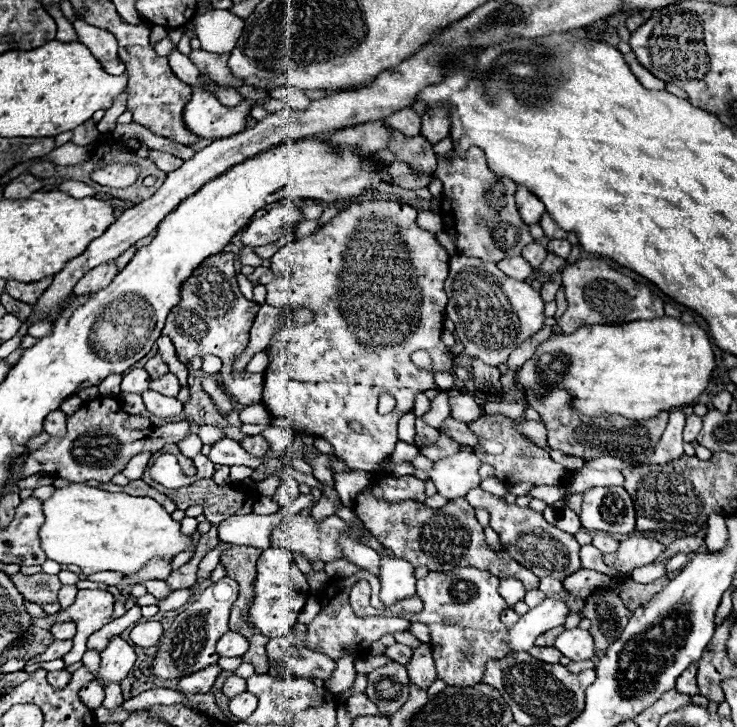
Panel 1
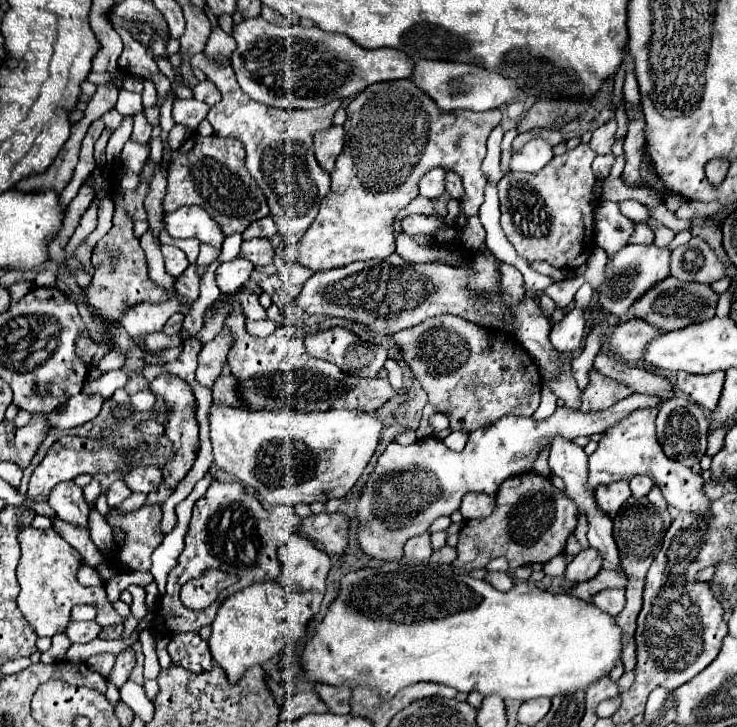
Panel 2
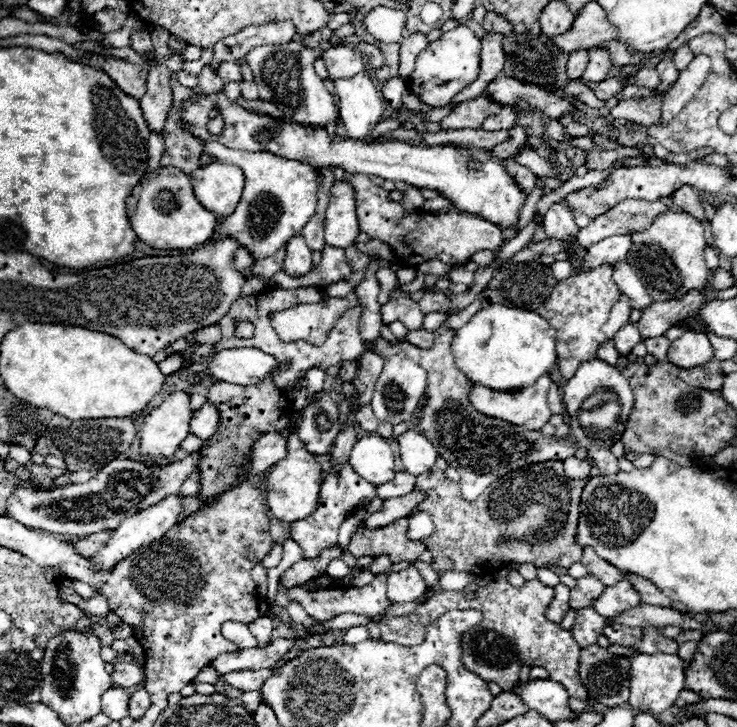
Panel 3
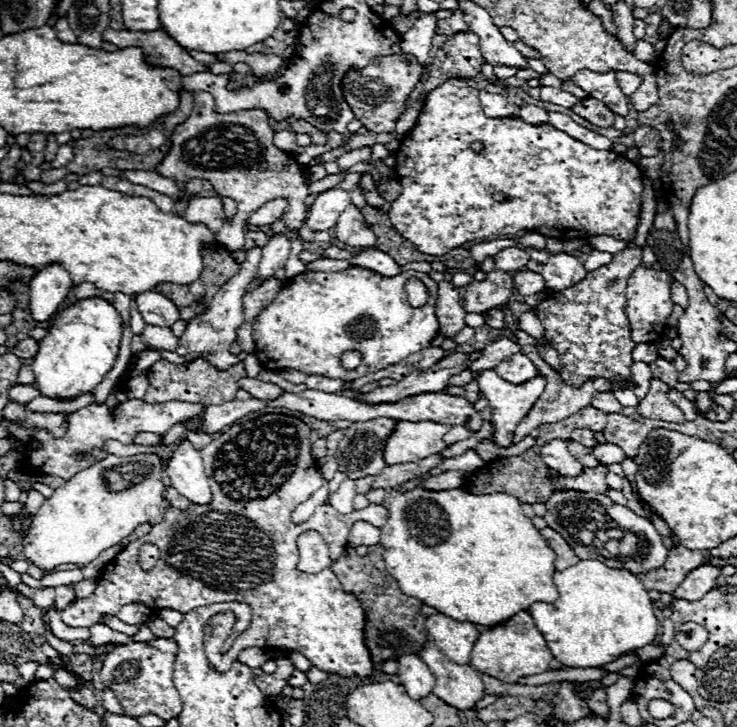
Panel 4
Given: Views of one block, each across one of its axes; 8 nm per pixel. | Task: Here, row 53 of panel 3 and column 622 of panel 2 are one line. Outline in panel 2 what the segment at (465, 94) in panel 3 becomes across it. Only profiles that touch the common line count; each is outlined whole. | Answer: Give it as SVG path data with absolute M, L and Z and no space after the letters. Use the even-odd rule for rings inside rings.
M626 480L614 482L610 486L598 486L598 490L594 490L594 500L598 508L610 518L614 518L614 514L618 512L622 502L626 502L626 498L630 498L630 486Z

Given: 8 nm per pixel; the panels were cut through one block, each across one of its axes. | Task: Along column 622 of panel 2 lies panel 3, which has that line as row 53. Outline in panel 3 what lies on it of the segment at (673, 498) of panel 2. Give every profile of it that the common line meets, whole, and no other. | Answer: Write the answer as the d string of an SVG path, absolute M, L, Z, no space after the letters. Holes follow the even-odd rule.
M458 26L450 32L444 32L438 40L430 42L416 58L414 72L406 80L406 88L420 98L422 104L430 108L446 106L462 88L470 86L480 70L480 38L474 36L466 26Z

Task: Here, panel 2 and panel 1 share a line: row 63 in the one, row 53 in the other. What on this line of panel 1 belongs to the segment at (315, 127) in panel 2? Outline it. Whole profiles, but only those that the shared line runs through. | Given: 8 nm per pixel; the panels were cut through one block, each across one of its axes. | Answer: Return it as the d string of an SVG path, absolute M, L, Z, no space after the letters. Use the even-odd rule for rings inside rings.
M192 50L188 58L212 82L216 82L220 86L242 86L242 82L232 76L232 72L230 72L230 68L226 64L228 62L228 54L212 54L212 52L204 52L204 50Z

